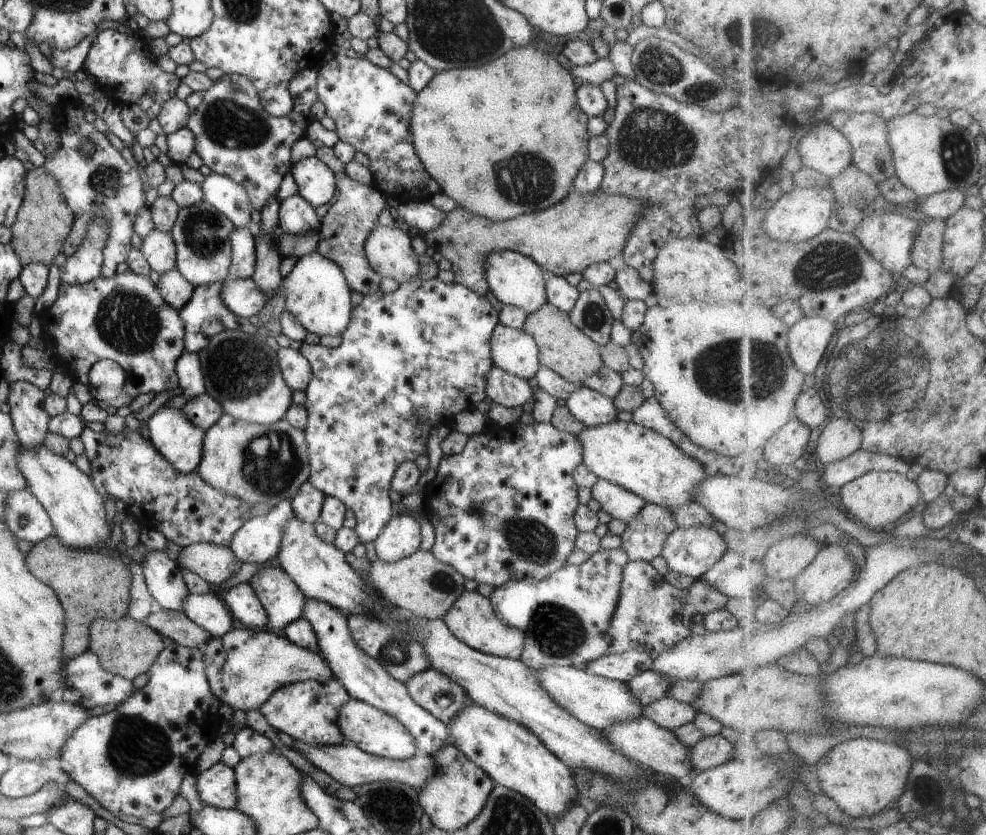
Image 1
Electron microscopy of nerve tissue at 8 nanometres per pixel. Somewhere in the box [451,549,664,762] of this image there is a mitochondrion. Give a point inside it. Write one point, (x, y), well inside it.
(560, 633)

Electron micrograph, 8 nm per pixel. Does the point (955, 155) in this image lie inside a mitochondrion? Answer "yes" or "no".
yes

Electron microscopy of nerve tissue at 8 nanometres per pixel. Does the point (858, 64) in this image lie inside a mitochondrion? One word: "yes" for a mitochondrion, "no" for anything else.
no

